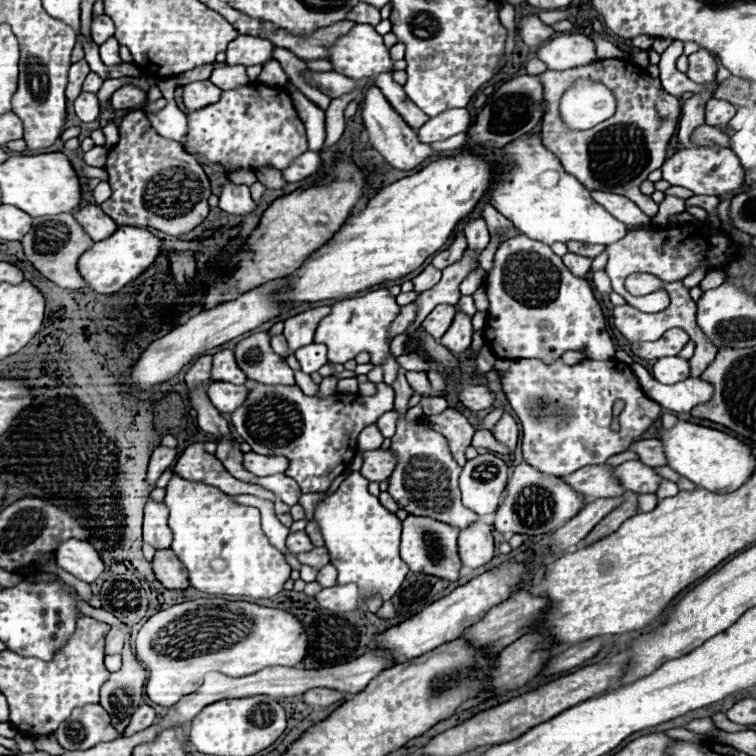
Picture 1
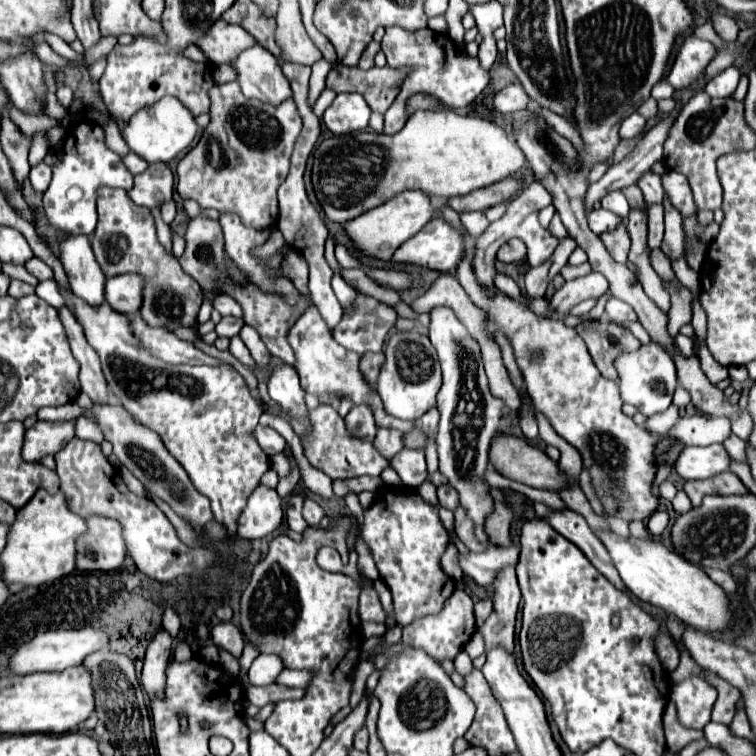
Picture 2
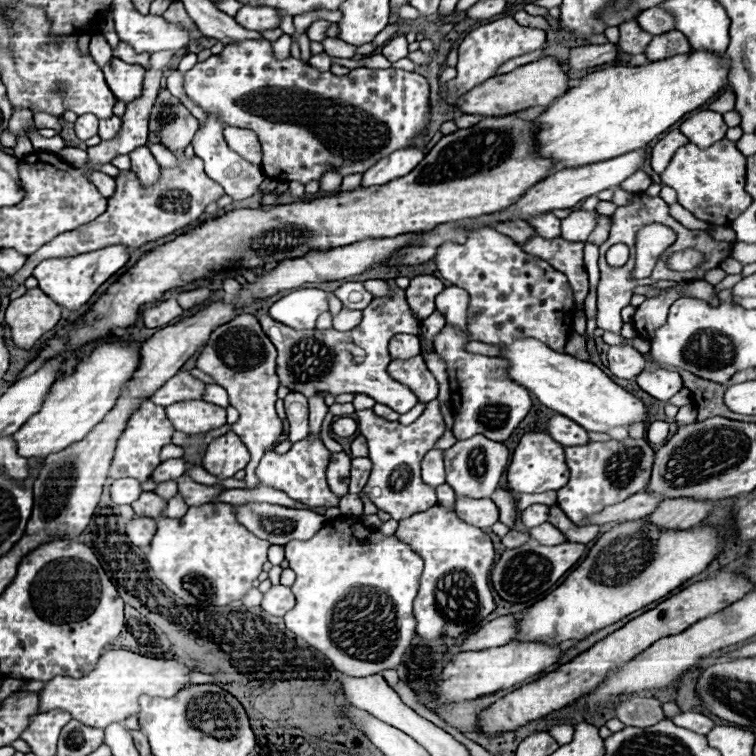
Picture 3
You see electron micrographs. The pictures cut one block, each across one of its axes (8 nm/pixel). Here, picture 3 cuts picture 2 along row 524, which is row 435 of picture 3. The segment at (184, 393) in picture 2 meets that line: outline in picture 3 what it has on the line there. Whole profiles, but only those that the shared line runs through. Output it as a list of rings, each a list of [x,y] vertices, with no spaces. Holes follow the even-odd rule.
[[[228,432],[210,442],[202,466],[220,480],[226,480],[232,478],[238,470],[244,470],[248,460],[250,452],[244,448],[242,440],[234,432]]]

